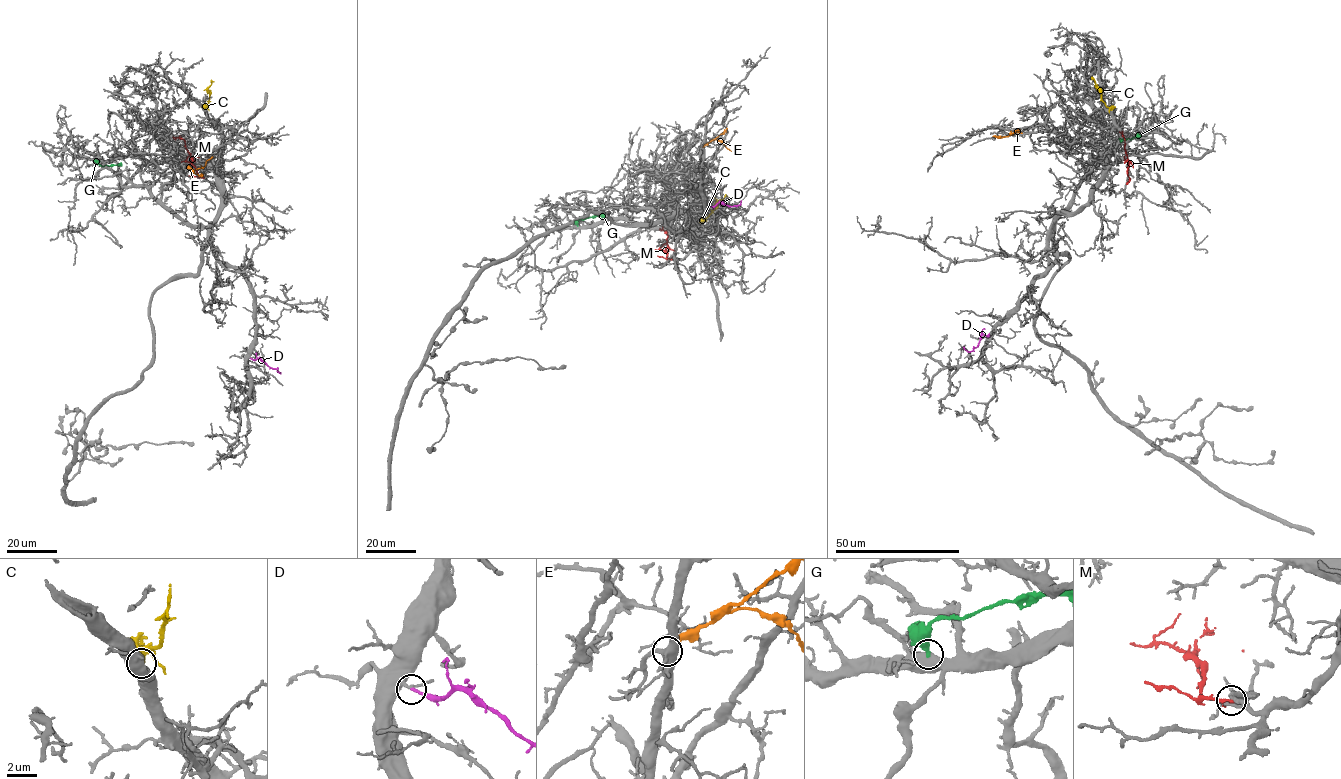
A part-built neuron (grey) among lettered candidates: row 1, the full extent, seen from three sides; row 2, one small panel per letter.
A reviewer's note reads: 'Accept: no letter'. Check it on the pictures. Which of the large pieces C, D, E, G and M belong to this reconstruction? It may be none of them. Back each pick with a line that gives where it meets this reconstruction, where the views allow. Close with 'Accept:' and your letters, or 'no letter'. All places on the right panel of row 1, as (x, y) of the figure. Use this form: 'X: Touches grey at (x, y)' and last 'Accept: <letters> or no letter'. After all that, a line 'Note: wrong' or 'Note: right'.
D: Touches grey at (989, 333)
Accept: D
Note: wrong

